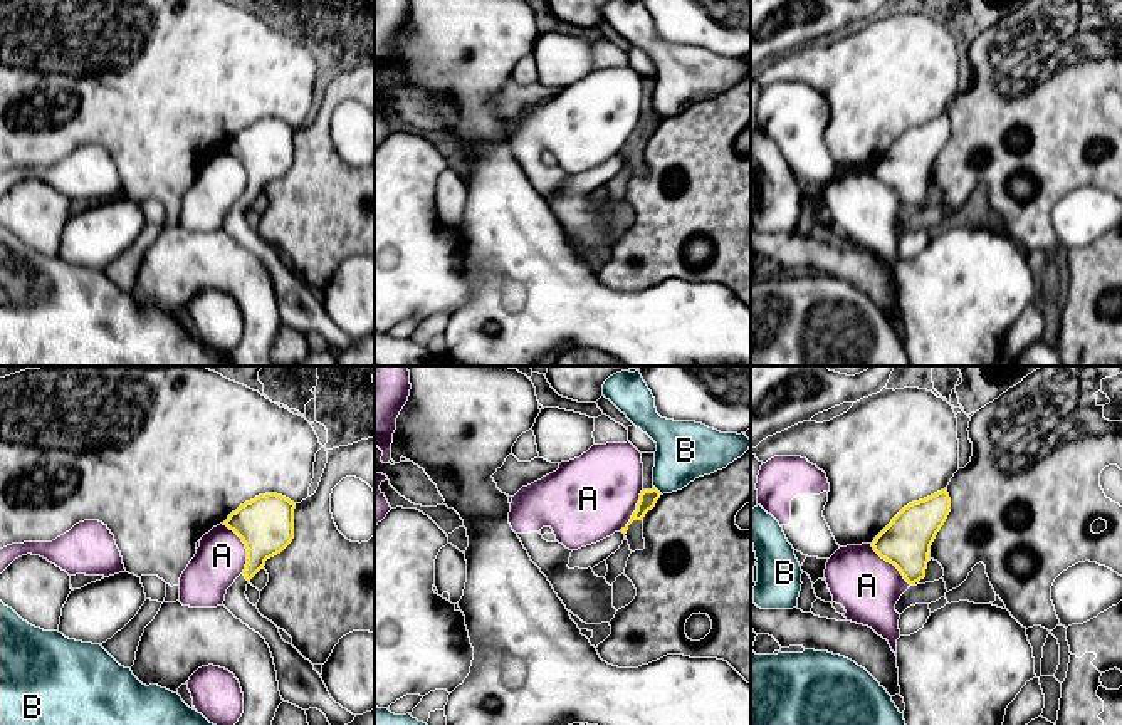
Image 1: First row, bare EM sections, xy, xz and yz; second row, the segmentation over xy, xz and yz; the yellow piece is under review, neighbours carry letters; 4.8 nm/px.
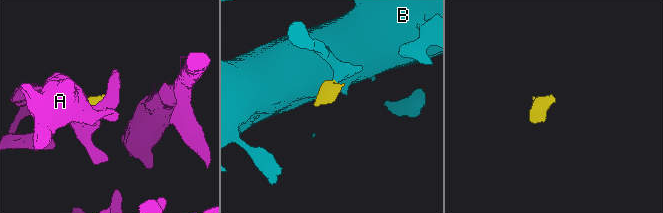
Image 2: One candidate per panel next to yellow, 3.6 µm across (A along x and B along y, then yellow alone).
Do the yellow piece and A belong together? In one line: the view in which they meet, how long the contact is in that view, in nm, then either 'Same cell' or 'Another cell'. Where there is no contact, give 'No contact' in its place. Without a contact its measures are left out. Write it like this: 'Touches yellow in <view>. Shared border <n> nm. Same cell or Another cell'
Touches yellow in xy. Shared border 260 nm. Another cell

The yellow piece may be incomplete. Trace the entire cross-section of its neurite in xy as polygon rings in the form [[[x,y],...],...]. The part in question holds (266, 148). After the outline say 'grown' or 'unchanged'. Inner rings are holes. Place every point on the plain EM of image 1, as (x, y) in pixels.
[[[265,117],[240,129],[223,146],[247,173],[245,193],[227,213],[223,230],[269,269],[282,324],[302,334],[317,332],[333,352],[339,352],[351,347],[356,339],[331,322],[314,289],[286,267],[279,252],[264,242],[245,220],[247,208],[264,193],[265,185],[280,178],[292,166],[294,133],[296,128],[289,123]]]; grown

